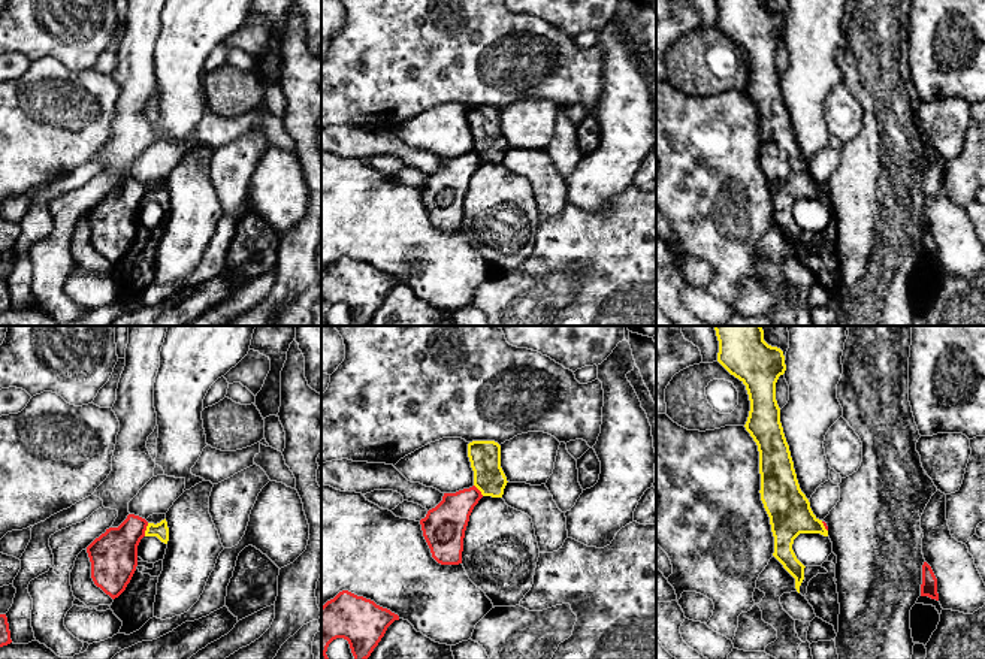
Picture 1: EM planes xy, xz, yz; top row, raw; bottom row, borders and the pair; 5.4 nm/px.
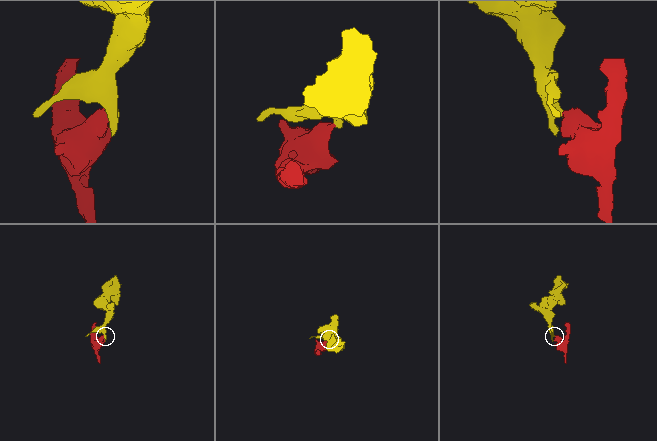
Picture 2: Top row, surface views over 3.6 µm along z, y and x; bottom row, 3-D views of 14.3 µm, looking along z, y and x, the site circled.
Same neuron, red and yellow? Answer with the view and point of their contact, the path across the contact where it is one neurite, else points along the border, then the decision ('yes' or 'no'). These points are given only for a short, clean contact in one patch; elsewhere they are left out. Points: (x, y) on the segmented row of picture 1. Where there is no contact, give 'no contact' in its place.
meets red in xy at (145, 529); border along xy (148, 523), (144, 535); no

